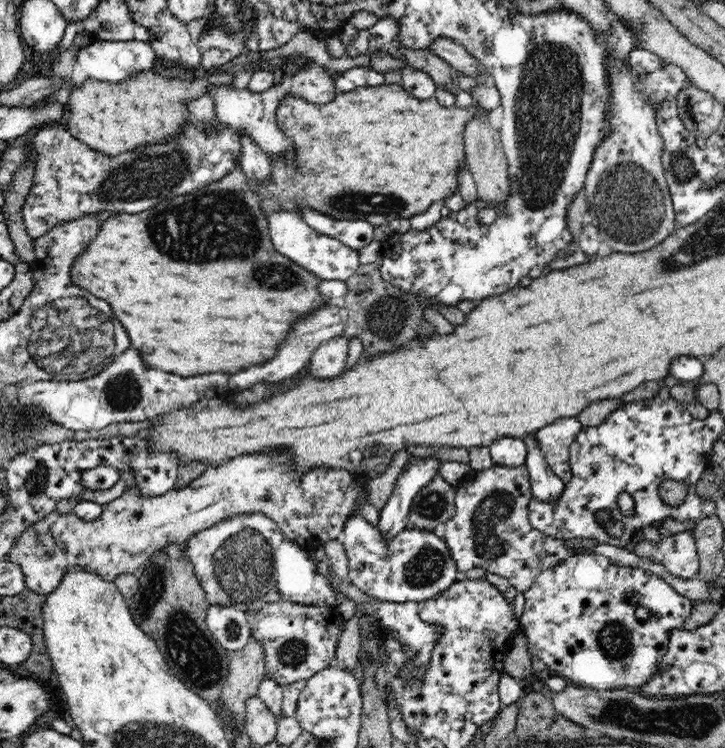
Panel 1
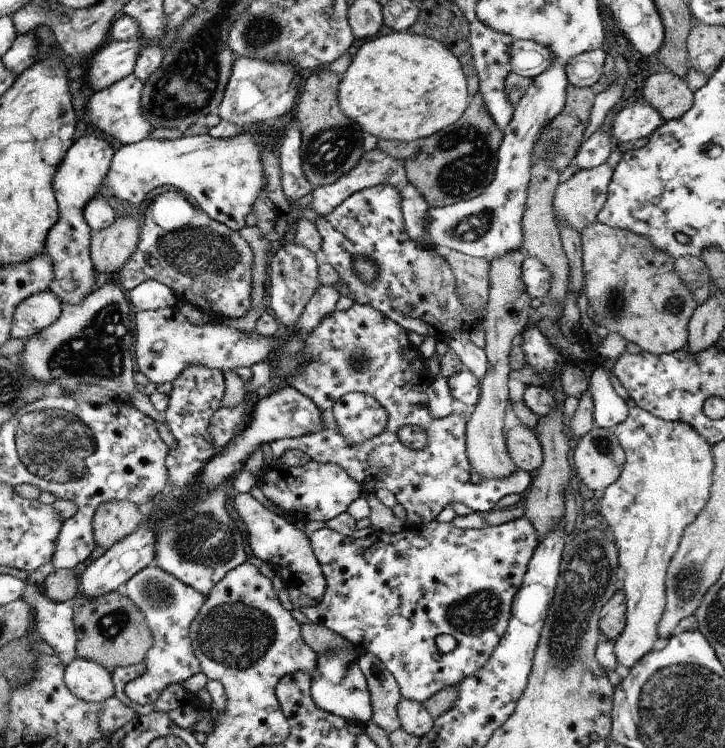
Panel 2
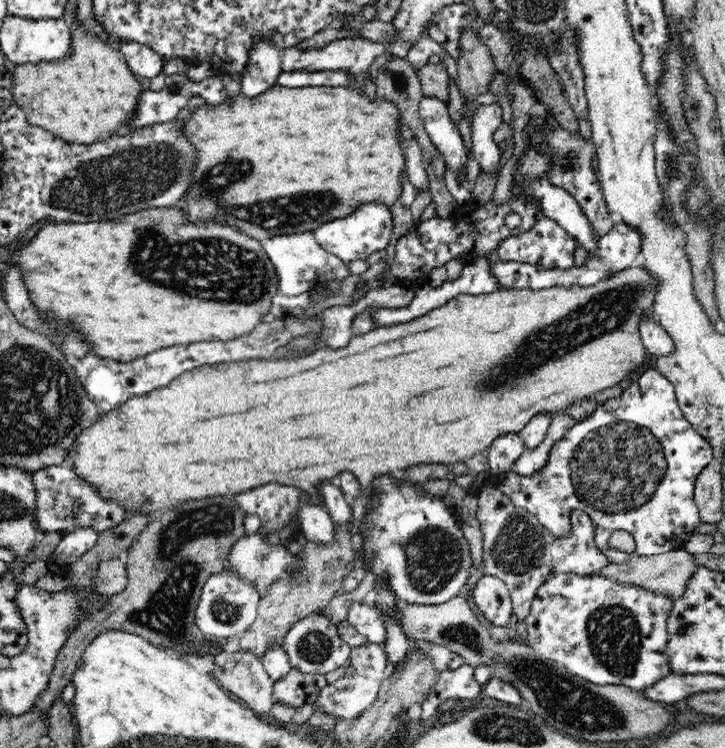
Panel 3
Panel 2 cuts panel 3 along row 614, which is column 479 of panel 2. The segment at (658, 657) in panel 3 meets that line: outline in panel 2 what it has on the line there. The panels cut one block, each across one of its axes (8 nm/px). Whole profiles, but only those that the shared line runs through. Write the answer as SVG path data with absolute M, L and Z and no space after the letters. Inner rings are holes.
M524 516L516 518L516 520L512 520L511 522L500 524L500 526L488 525L486 528L480 528L480 530L462 530L451 523L433 521L426 525L407 525L400 532L393 534L383 532L382 530L374 531L370 536L358 540L325 527L310 536L310 546L312 546L312 550L314 550L314 554L316 554L320 566L322 566L322 571L327 581L327 588L319 604L297 609L308 618L310 623L324 626L334 633L340 634L340 636L349 641L362 653L371 652L374 654L396 679L401 696L404 699L423 703L428 698L432 698L437 692L444 690L446 686L458 686L466 676L472 676L480 668L486 666L486 662L488 662L494 649L500 643L500 638L506 633L505 629L508 627L508 622L510 621L514 596L522 585L529 562L538 543L539 536L537 535L537 530L534 528L534 523L530 522L528 518L524 518ZM442 634L450 634L456 639L454 650L443 653L437 649L436 637Z

